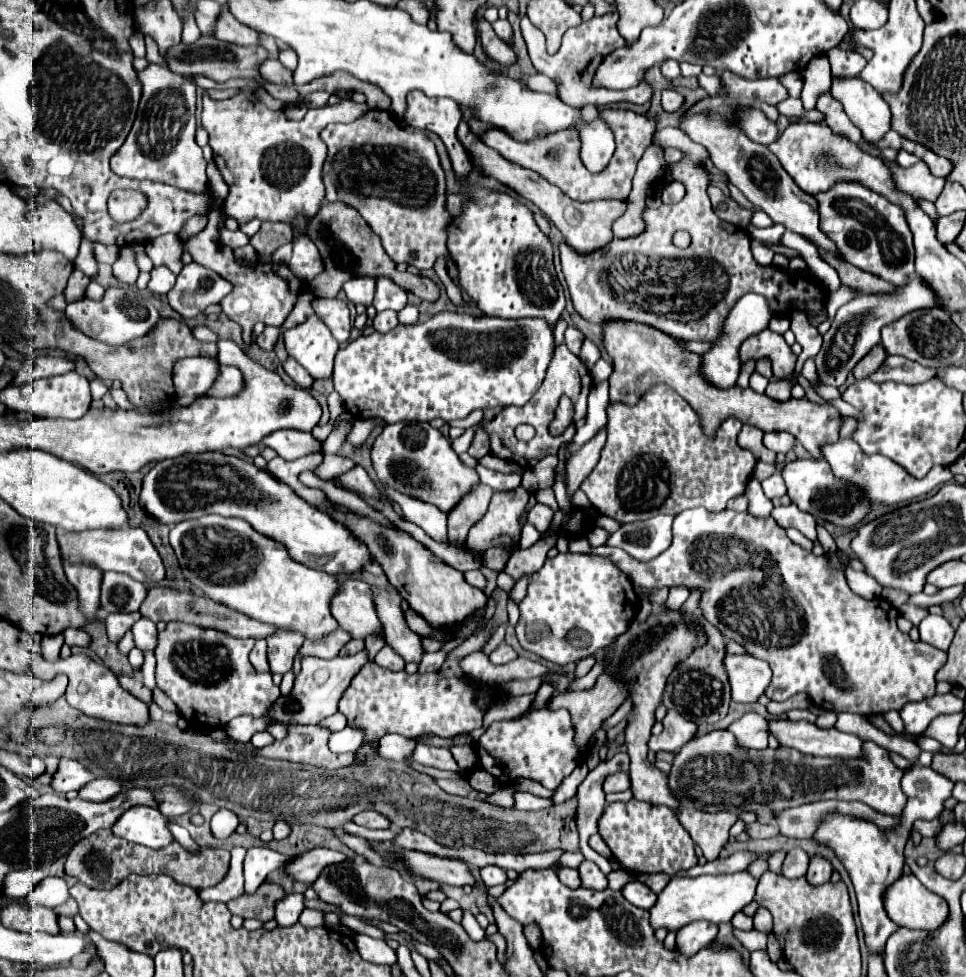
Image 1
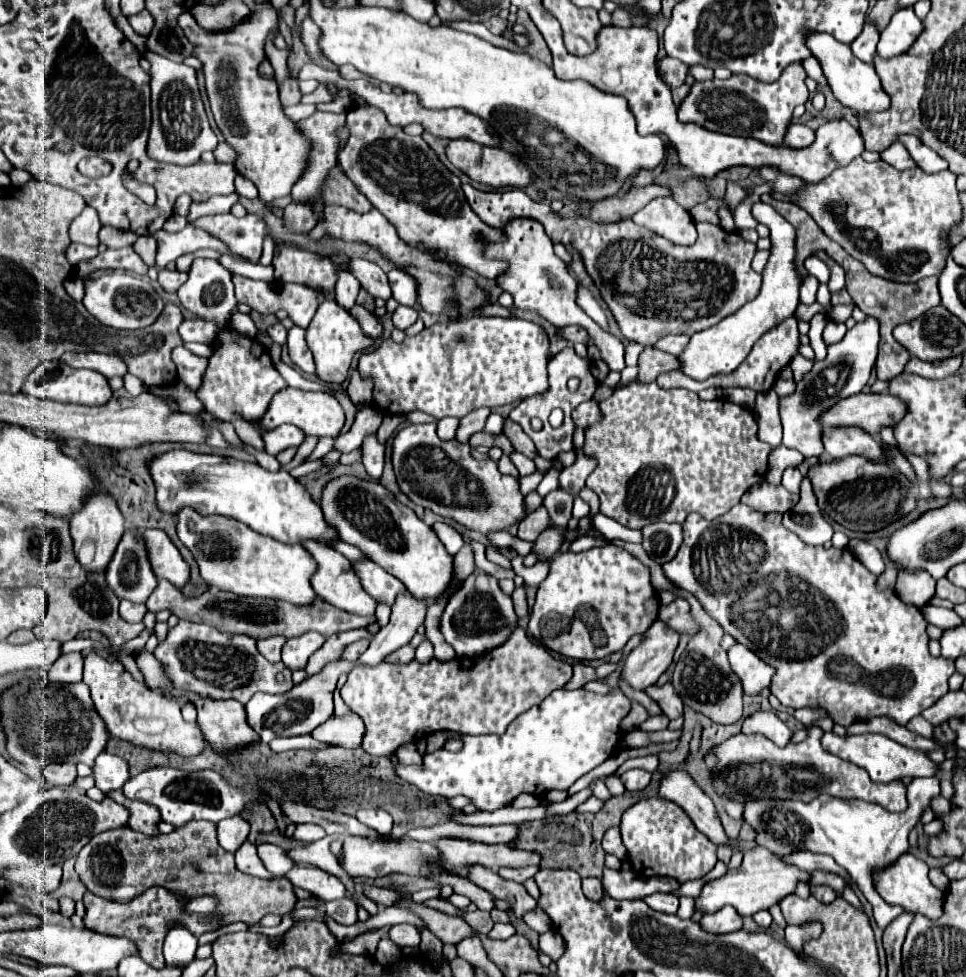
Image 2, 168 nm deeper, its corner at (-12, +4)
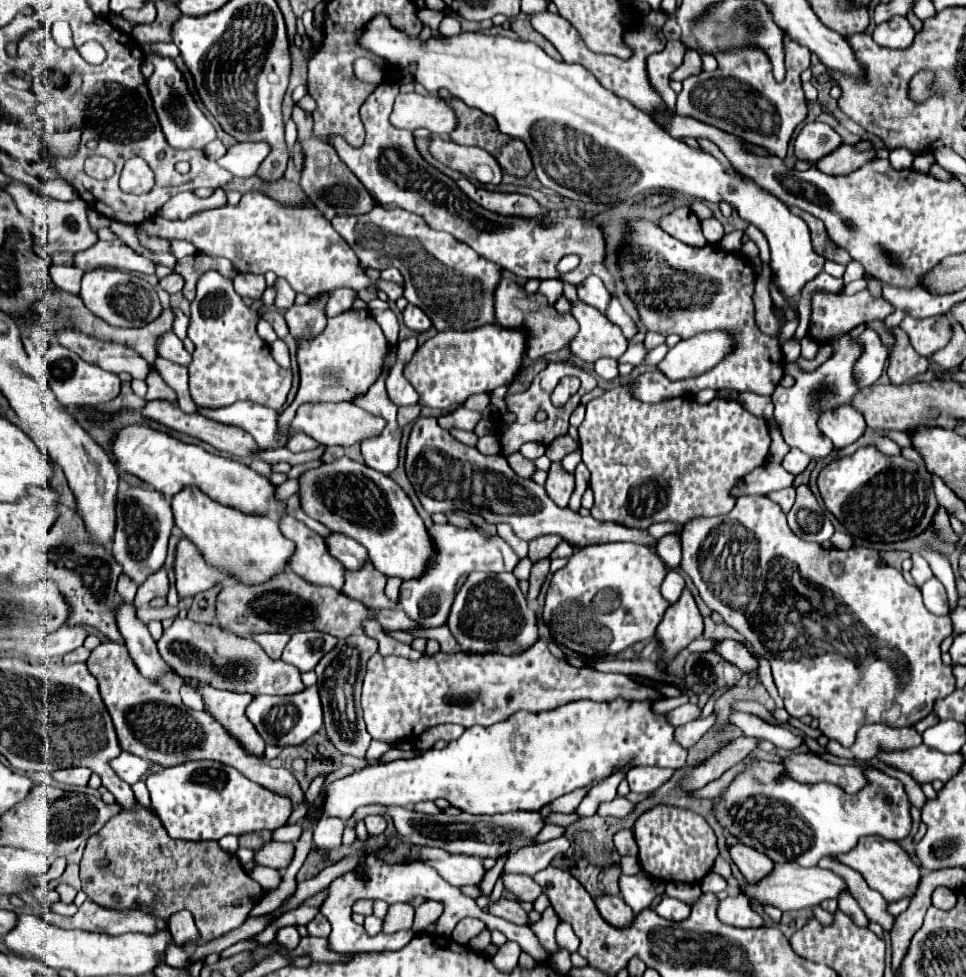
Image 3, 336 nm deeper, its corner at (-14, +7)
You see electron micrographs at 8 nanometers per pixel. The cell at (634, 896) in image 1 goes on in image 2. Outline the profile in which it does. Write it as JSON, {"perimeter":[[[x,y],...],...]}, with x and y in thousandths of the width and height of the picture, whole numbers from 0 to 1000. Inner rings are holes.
{"perimeter":[[[677,914],[677,916],[671,916],[671,920],[667,920],[667,924],[683,934],[698,937],[702,932],[702,916],[698,916],[698,914]]]}

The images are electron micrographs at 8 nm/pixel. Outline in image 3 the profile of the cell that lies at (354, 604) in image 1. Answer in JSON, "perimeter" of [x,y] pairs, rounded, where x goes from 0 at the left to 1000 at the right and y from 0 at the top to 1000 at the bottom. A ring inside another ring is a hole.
{"perimeter":[[[300,526],[290,532],[290,540],[292,547],[306,557],[306,565],[300,573],[302,585],[306,585],[321,598],[342,600],[354,606],[358,581],[342,567],[335,551],[317,540],[317,536],[313,536]]]}

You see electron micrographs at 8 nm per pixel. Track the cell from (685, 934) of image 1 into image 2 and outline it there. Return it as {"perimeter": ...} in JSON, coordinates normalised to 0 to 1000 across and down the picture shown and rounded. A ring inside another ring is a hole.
{"perimeter":[[[747,928],[737,937],[729,937],[725,945],[733,955],[758,955],[768,951],[768,939],[760,928]]]}

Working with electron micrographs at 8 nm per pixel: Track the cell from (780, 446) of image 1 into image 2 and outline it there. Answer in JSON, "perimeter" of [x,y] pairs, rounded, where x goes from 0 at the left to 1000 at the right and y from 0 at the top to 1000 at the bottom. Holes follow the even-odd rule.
{"perimeter":[[[899,324],[894,331],[886,331],[880,339],[876,339],[872,349],[857,353],[857,365],[853,369],[843,372],[841,380],[834,382],[824,392],[822,402],[807,406],[805,412],[812,437],[810,453],[814,458],[828,462],[832,468],[851,468],[853,455],[851,455],[851,437],[847,433],[847,427],[853,421],[857,421],[857,417],[865,415],[870,408],[882,406],[896,396],[909,363],[909,349],[911,349],[909,337],[911,335],[905,324]]]}

